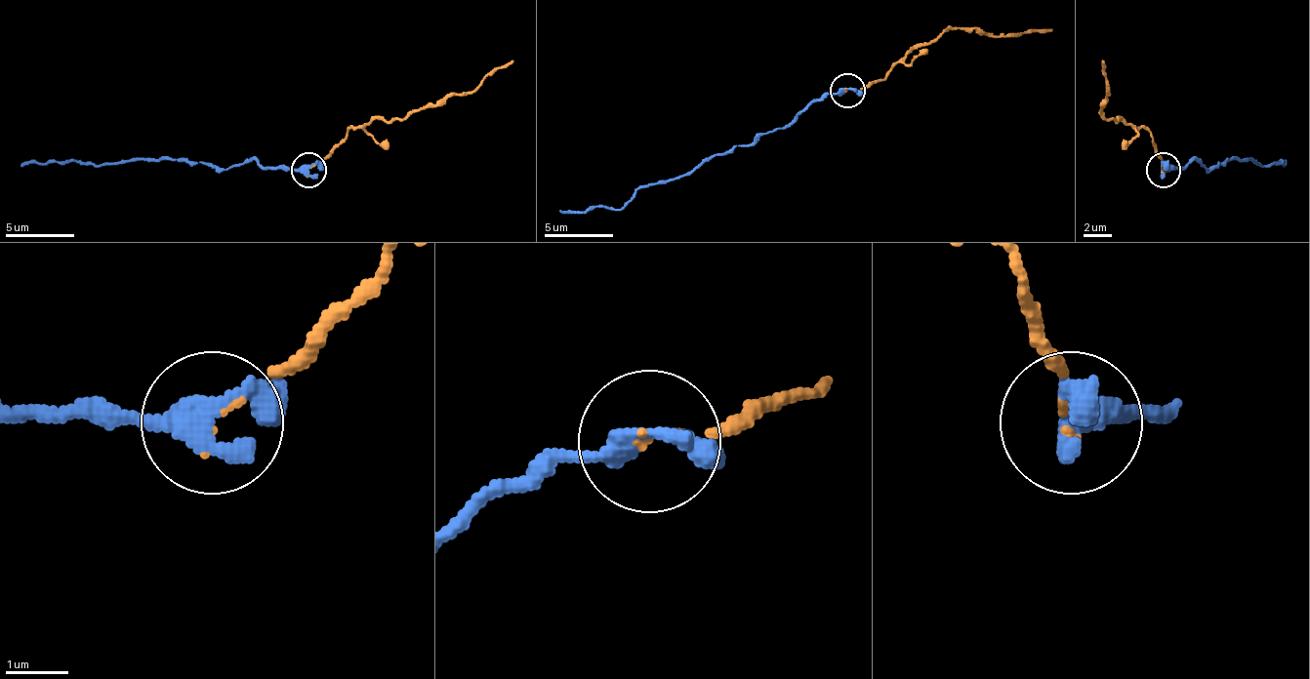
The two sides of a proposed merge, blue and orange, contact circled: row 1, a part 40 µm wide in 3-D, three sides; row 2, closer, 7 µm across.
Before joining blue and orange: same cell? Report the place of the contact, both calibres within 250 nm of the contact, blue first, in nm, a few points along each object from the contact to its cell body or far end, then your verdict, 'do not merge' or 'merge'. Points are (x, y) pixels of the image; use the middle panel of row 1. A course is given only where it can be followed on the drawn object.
at (847, 90); 360 nm thick on the blue side, 50 nm on the other; blue runs (848, 91), (813, 98), (790, 122), (714, 153), (685, 174), (644, 184), (620, 209), (560, 209); orange runs (848, 91), (876, 84), (890, 70), (949, 28), (1004, 35), (1052, 28); merge

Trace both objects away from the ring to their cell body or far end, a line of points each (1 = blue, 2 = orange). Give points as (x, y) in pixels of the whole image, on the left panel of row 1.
1: (309, 169), (274, 169), (251, 158), (229, 169), (175, 158), (21, 166)
2: (309, 173), (351, 127), (403, 120), (410, 113), (466, 97), (513, 61)

